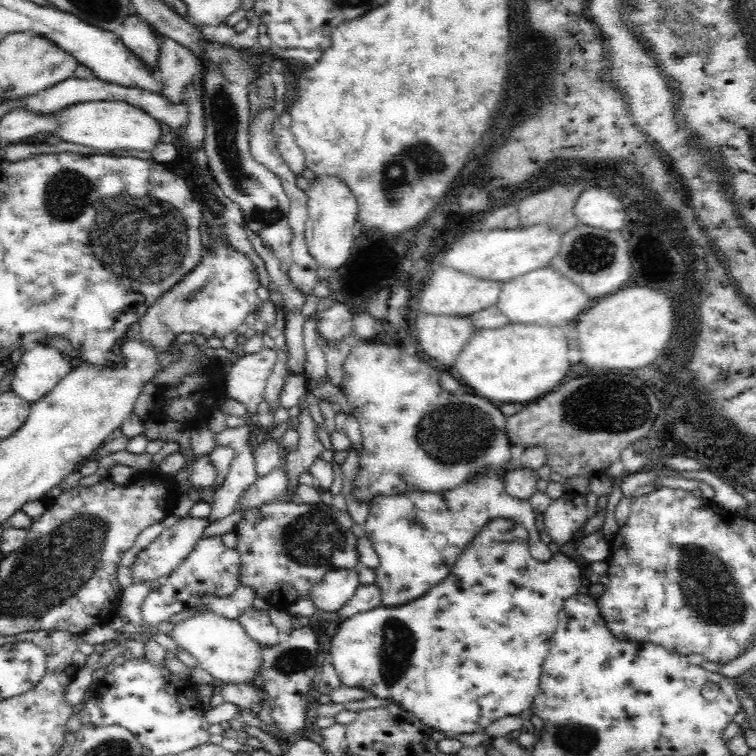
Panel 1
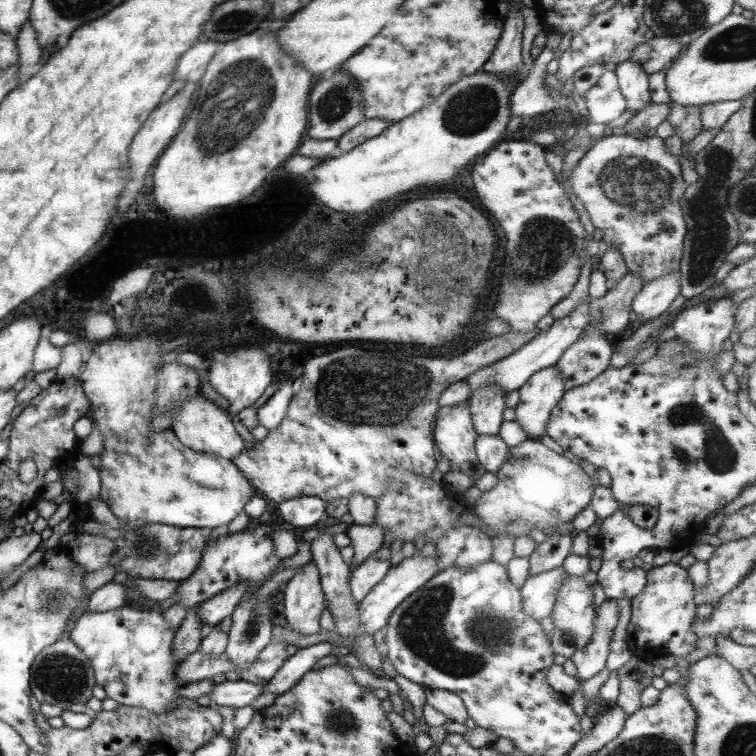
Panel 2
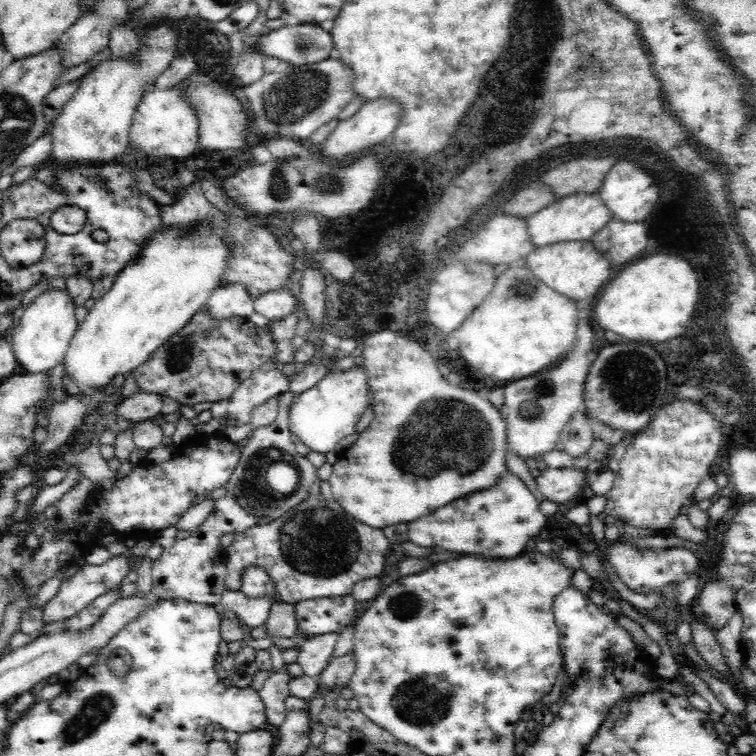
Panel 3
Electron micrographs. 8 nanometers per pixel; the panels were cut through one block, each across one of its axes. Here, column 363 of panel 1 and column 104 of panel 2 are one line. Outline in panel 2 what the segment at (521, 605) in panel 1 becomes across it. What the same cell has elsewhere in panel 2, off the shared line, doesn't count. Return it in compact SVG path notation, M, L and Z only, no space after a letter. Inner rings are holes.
M130 601L119 608L105 612L87 612L79 615L69 632L69 640L87 657L94 672L94 681L101 686L106 697L123 706L139 707L151 713L163 714L177 708L179 684L175 682L175 669L183 658L171 656L173 631L167 624L161 609L139 610L130 606Z

